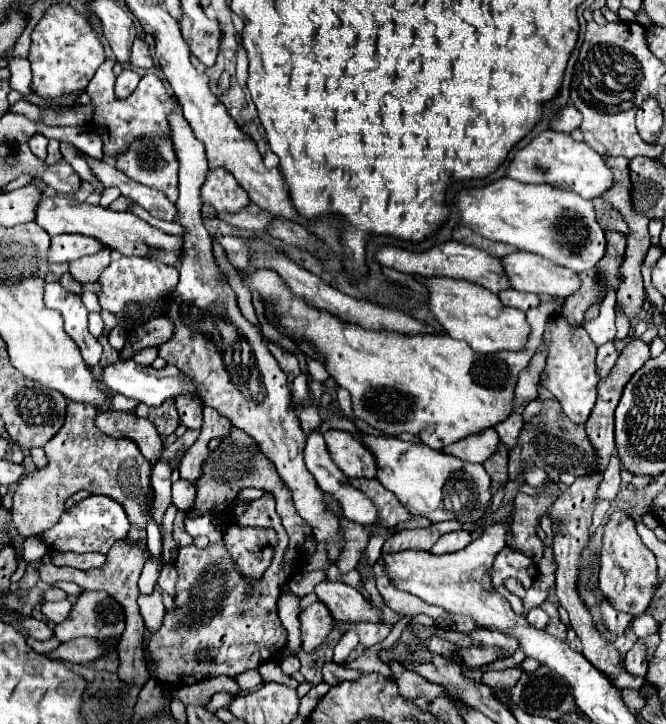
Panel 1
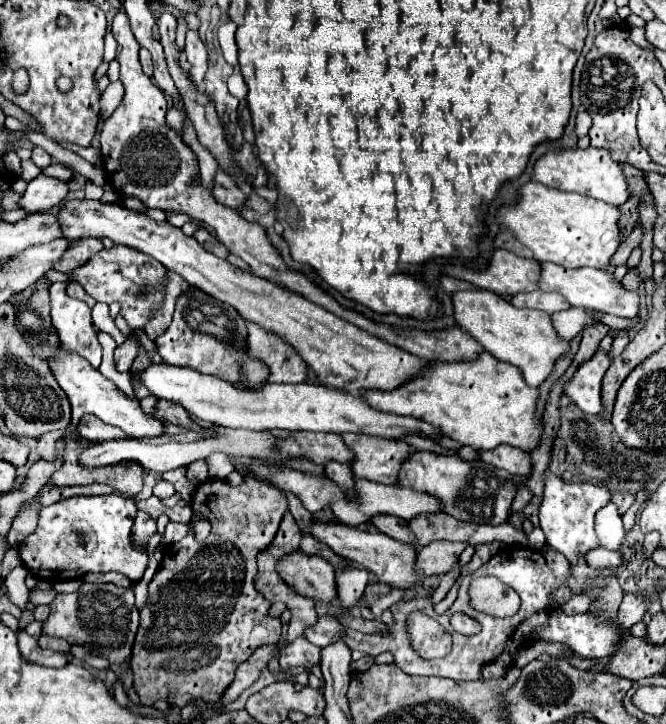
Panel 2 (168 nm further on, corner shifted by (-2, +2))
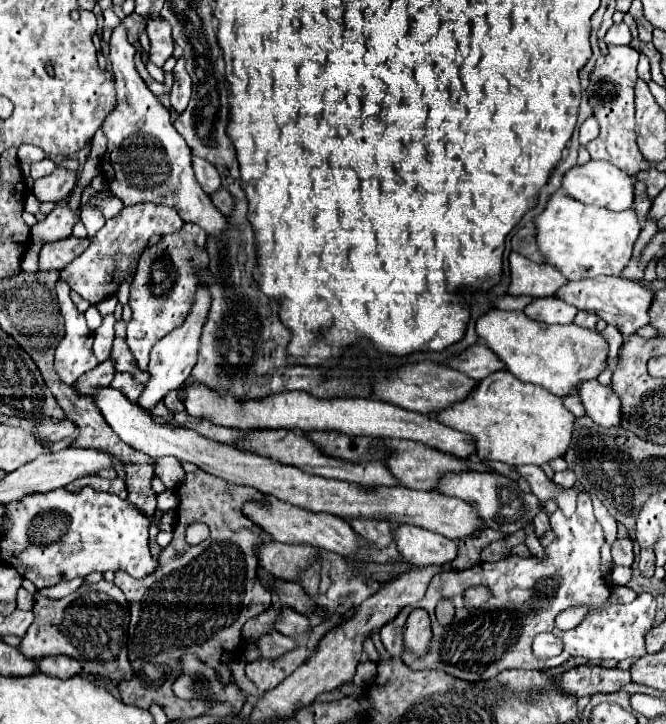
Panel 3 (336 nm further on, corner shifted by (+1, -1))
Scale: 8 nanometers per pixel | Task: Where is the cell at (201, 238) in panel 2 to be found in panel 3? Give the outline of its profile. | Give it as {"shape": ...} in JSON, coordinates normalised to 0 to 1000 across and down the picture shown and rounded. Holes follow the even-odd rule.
{"shape":[[[276,308],[276,314],[258,325],[246,325],[234,338],[222,341],[210,358],[207,358],[207,374],[204,383],[198,388],[198,399],[195,399],[195,424],[198,424],[198,441],[192,446],[192,477],[207,499],[210,512],[222,510],[222,490],[225,490],[225,479],[231,479],[231,474],[237,474],[237,468],[249,465],[258,454],[270,452],[273,443],[279,441],[288,416],[291,416],[291,380],[306,372],[312,363],[312,352],[309,352],[309,319],[303,319],[297,311],[291,308]]]}

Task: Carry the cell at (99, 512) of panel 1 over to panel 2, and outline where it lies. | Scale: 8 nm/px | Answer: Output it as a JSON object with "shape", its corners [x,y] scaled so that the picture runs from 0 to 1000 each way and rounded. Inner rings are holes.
{"shape":[[[176,682],[92,691],[80,699],[62,702],[59,727],[32,749],[29,765],[35,779],[65,801],[104,801],[131,790],[182,790],[206,804],[221,785],[221,765],[197,757],[197,727],[203,710],[203,693]]]}

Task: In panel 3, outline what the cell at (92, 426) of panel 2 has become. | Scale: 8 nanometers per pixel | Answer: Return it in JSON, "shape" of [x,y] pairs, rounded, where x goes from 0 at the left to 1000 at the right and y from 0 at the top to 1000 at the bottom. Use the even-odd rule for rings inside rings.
{"shape":[[[69,579],[69,581],[57,584],[57,593],[54,593],[51,604],[57,609],[63,609],[63,612],[66,609],[81,612],[81,609],[93,609],[102,601],[108,601],[111,593],[114,593],[114,587],[105,579],[93,579],[93,581],[87,581],[87,579],[84,581],[81,579]]]}

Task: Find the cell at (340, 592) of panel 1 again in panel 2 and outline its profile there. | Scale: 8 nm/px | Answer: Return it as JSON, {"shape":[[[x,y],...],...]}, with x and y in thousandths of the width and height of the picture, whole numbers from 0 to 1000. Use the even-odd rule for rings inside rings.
{"shape":[[[443,760],[419,776],[416,787],[422,790],[422,798],[458,826],[491,834],[506,826],[503,787],[485,771],[461,768],[452,760]]]}

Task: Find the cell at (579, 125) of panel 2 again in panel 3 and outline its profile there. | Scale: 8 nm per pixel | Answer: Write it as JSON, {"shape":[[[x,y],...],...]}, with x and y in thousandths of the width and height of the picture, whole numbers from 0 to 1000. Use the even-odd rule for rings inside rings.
{"shape":[[[883,162],[883,164],[874,170],[874,175],[871,175],[871,200],[880,200],[880,198],[886,198],[889,192],[895,192],[895,189],[898,189],[898,181],[901,181],[898,167],[895,167],[892,162]]]}

